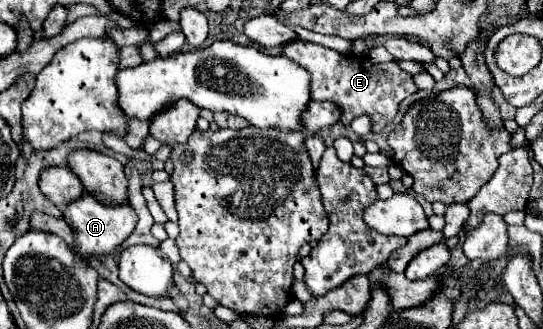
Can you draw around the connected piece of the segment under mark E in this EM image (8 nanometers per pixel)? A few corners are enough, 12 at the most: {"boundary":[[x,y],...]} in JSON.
{"boundary":[[300,38],[280,54],[310,72],[312,100],[382,132],[418,92],[396,62],[376,64]]}

